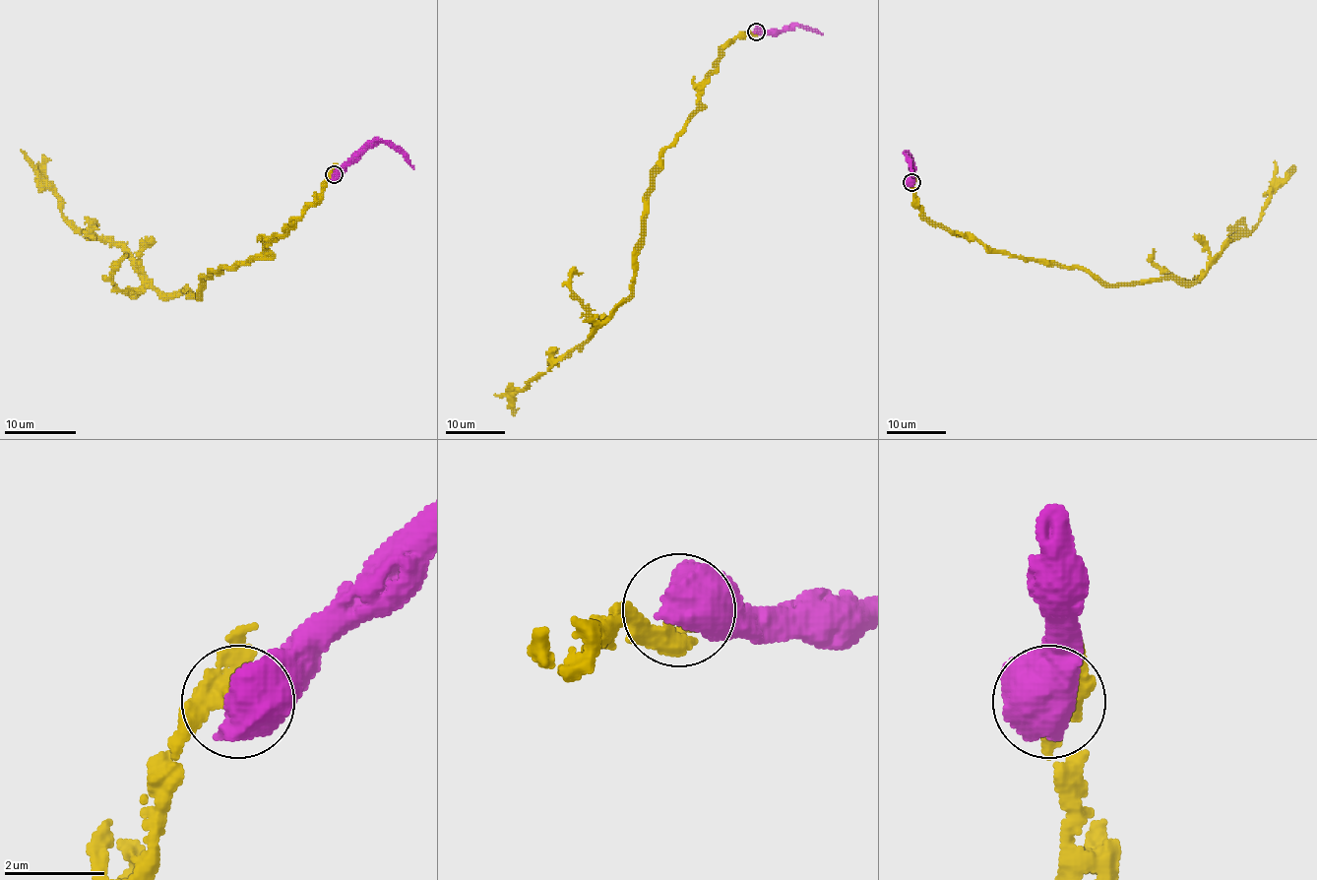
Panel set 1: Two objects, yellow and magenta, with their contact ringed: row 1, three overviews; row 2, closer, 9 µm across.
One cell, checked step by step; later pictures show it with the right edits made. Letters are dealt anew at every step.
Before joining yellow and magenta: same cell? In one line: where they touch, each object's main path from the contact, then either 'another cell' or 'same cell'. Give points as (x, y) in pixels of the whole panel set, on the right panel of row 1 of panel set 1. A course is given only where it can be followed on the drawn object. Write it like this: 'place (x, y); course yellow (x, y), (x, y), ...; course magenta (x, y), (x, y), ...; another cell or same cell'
place (911, 182); course yellow (911, 181), (931, 221), (998, 251), (1084, 268), (1109, 284), (1196, 282), (1234, 236), (1252, 232), (1275, 160); course magenta (911, 181), (911, 160), (906, 155), (912, 177); another cell

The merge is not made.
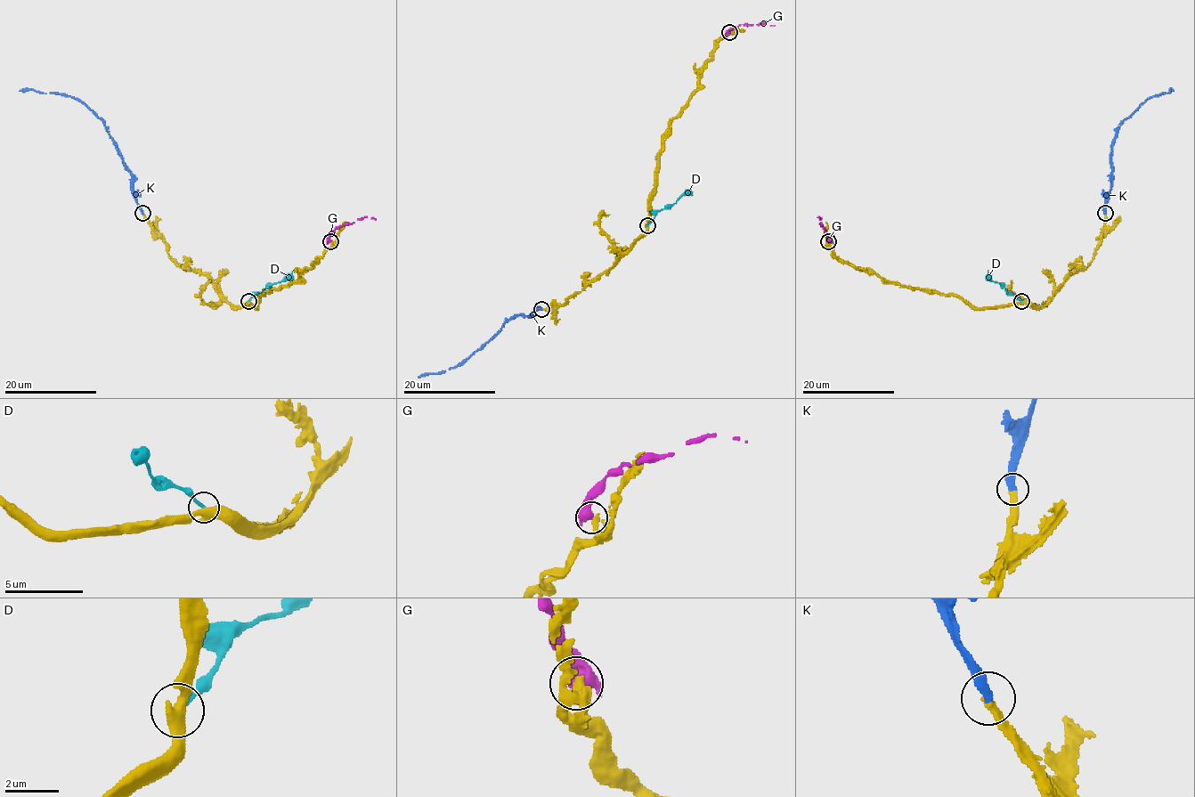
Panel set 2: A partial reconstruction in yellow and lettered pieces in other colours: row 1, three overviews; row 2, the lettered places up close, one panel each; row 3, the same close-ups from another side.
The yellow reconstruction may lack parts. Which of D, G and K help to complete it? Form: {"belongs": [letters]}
{"belongs": ["K"]}

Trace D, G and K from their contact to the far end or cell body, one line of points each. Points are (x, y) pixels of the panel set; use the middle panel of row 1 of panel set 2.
D: (647, 224), (659, 211), (692, 191)
G: (728, 32), (740, 24), (775, 25)
K: (541, 309), (532, 315), (512, 317), (467, 358), (449, 370), (418, 378)

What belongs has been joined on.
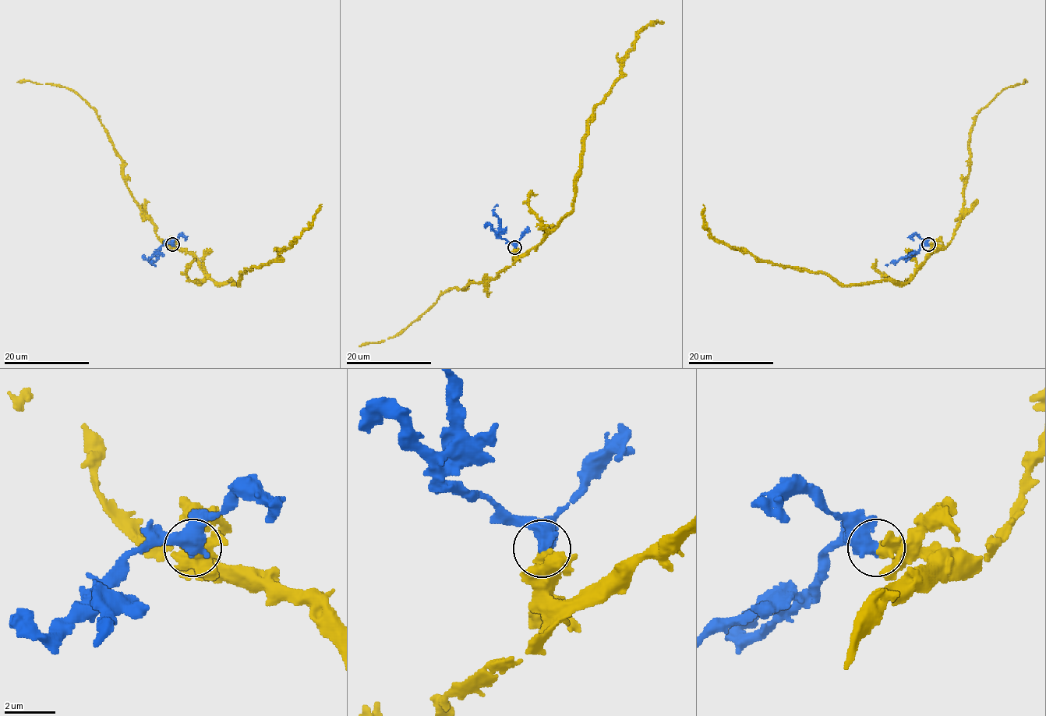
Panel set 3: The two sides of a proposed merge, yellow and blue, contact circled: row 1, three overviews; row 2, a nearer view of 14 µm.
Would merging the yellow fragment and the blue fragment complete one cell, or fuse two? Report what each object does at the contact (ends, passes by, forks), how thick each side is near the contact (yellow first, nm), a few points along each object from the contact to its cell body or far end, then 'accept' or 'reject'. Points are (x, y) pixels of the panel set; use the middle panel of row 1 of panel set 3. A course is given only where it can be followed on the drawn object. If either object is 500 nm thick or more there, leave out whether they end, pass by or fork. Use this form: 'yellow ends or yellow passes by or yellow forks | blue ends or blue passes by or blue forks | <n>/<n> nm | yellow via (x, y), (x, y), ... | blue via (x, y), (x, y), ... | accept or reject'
440/600 nm | yellow via (514, 248), (517, 256), (526, 255), (572, 209), (588, 119), (615, 82), (636, 37), (654, 23), (664, 22) | blue via (514, 248), (500, 235), (500, 219), (492, 209), (498, 205) | accept

